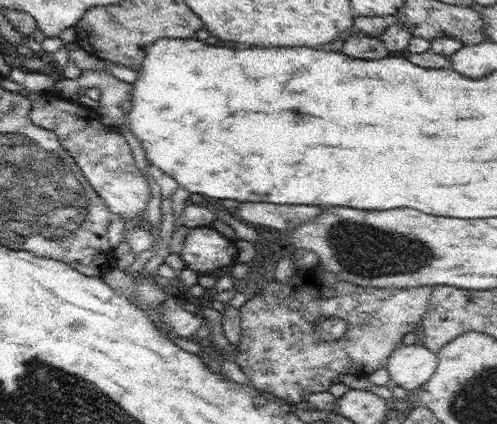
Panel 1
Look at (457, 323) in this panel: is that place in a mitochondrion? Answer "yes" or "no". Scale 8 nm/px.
no

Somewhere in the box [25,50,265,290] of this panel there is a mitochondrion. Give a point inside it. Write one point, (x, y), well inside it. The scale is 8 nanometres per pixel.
(89, 178)

